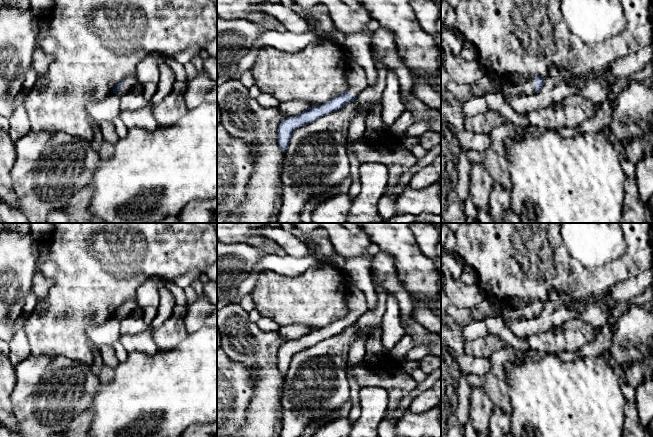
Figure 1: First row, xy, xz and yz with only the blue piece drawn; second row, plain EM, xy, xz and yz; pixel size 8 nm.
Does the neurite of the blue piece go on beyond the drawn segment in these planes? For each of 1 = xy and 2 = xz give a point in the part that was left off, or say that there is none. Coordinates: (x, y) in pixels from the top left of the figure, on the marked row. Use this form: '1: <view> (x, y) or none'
1: xy (131, 82)
2: xz (356, 77)

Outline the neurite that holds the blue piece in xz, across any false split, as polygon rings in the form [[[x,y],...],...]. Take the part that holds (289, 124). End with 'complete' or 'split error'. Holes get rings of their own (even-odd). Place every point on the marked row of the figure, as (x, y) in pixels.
[[[353,60],[348,62],[346,78],[348,89],[343,94],[337,95],[324,104],[312,106],[299,115],[286,117],[279,124],[277,130],[278,145],[283,152],[286,152],[294,130],[316,121],[322,116],[341,109],[347,103],[355,100],[357,96],[368,86],[365,70]]] | split error

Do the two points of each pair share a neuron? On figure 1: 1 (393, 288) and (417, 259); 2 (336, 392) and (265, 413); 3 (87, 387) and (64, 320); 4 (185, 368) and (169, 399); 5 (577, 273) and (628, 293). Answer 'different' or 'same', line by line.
1: different
2: different
3: different
4: same
5: different

